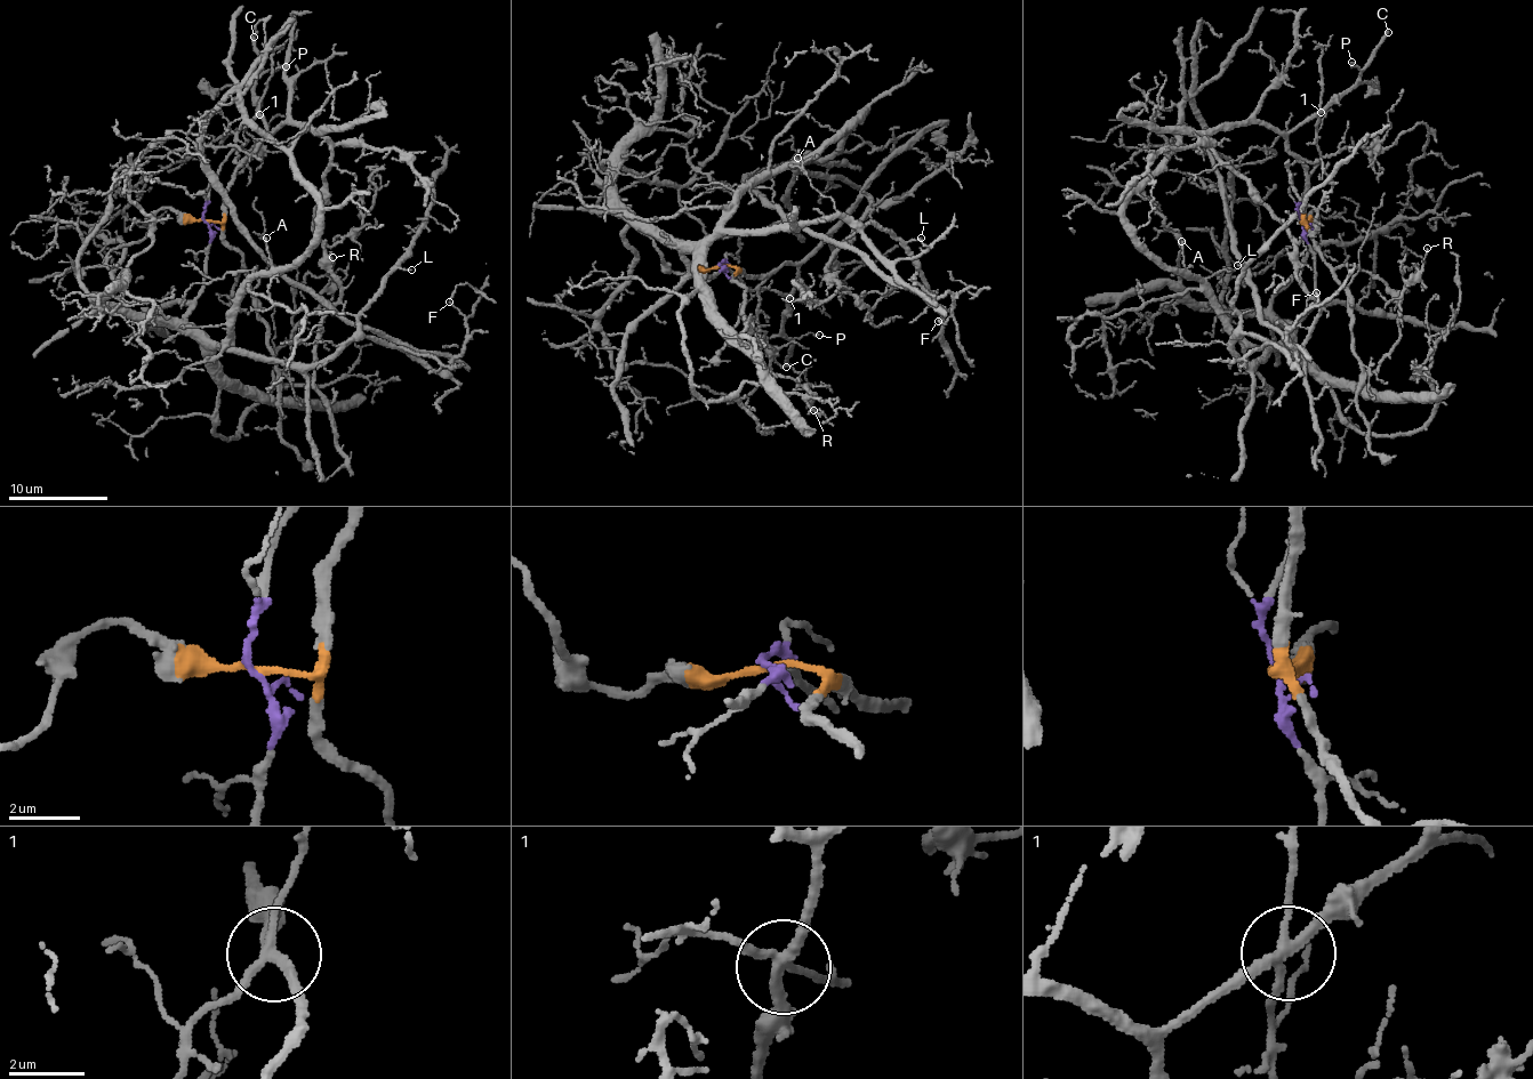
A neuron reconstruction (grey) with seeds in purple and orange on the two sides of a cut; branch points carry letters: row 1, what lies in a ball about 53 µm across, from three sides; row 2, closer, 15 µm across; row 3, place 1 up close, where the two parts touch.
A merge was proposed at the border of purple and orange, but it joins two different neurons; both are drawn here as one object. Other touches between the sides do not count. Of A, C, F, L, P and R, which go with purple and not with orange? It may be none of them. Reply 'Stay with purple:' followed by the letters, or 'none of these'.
Stay with purple: A, F, L

